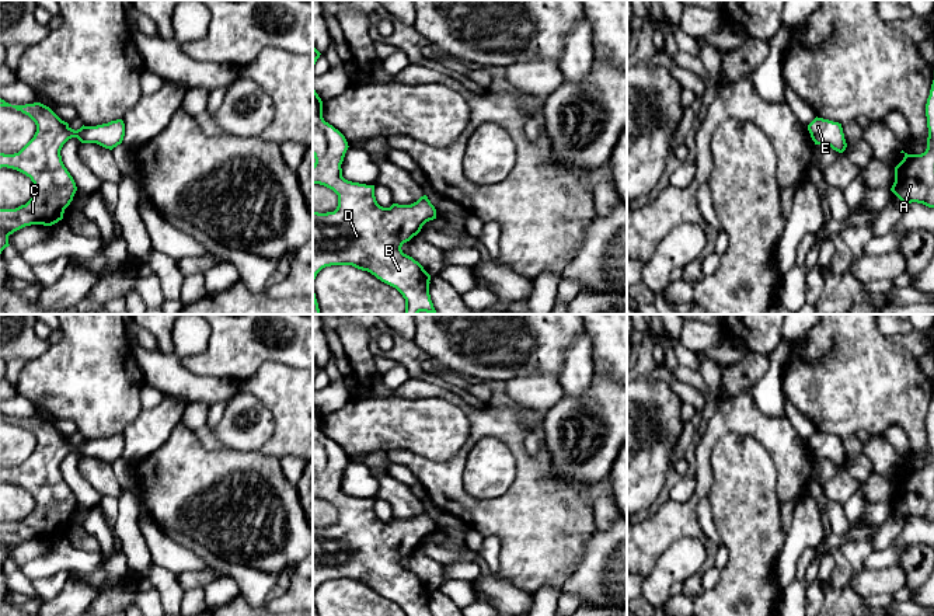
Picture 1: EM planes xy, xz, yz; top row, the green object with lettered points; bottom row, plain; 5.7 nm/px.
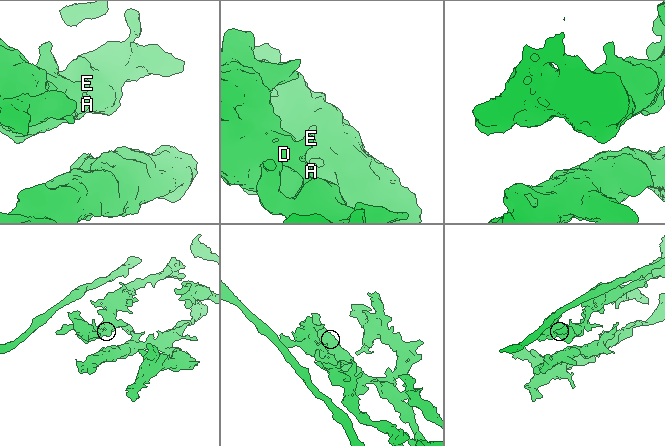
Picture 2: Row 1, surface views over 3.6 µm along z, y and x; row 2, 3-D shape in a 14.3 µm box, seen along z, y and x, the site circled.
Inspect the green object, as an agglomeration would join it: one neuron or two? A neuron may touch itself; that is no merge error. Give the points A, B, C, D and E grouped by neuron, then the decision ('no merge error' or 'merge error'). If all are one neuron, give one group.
A B C D E | no merge error

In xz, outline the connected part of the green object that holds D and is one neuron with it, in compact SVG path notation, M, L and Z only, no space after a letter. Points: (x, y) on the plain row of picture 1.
M313 401L313 498L324 500L338 509L334 526L313 526L313 616L317 588L331 580L352 580L367 585L381 596L395 602L405 616L432 616L429 609L431 589L401 561L417 550L422 540L436 533L436 523L426 509L411 519L393 518L383 522L374 511L374 500L348 495L342 491L341 478L348 464L345 450L323 432L323 415Z

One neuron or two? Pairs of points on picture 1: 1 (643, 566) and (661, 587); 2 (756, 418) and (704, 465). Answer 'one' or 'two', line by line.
1: two
2: one

